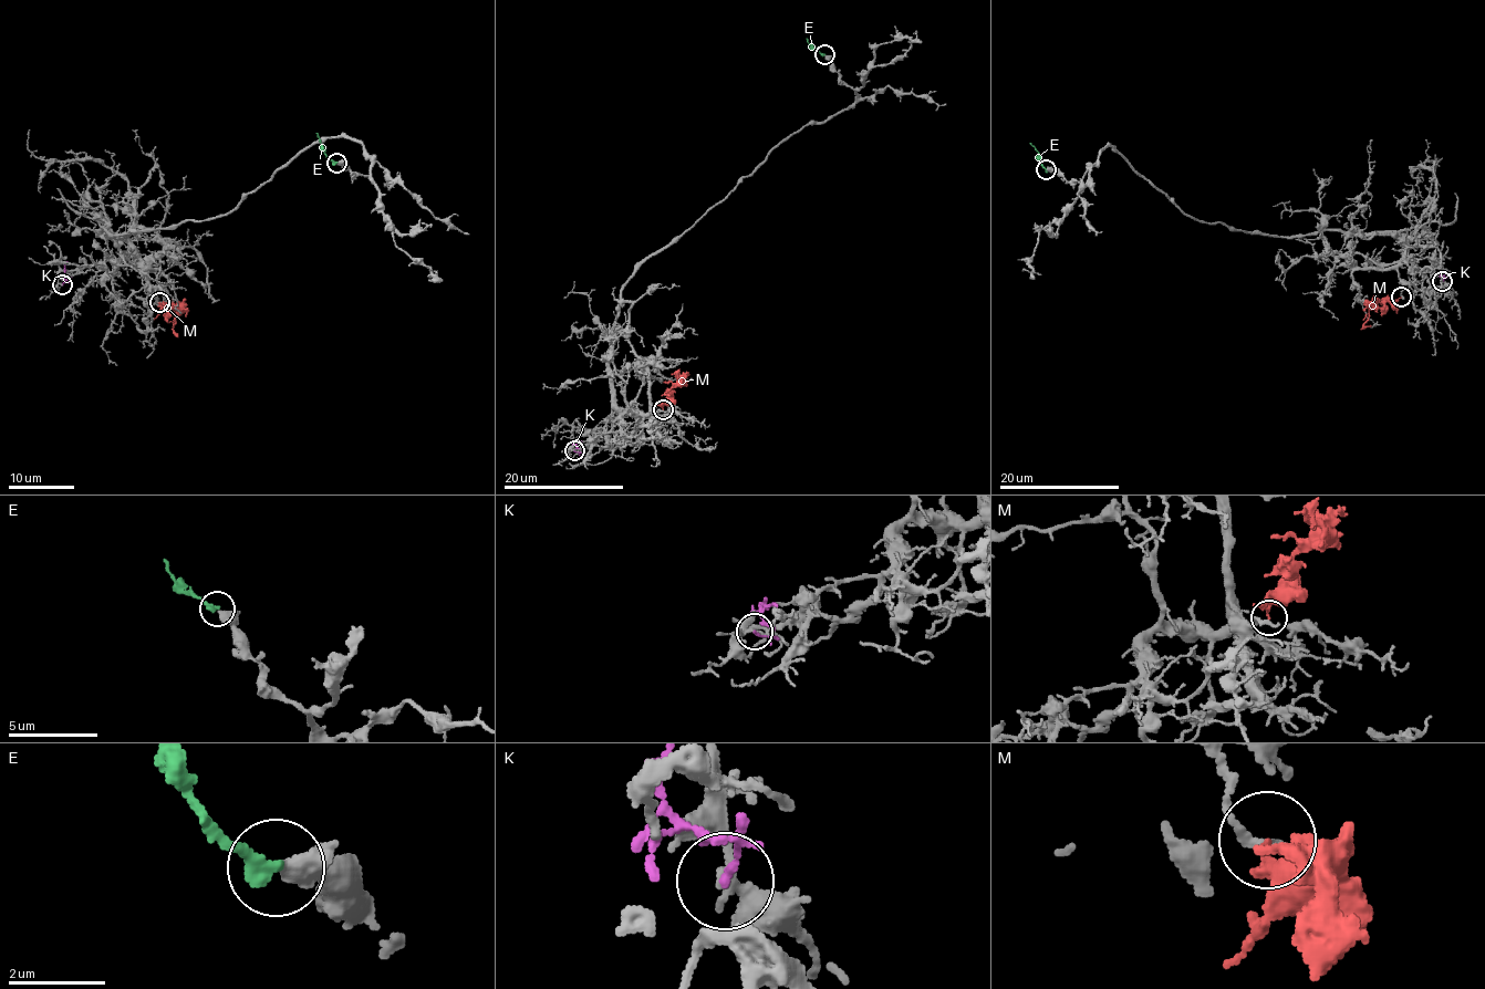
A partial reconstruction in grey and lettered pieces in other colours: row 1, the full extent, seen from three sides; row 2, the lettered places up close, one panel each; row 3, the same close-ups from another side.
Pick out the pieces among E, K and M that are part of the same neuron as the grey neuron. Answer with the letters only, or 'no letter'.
E

